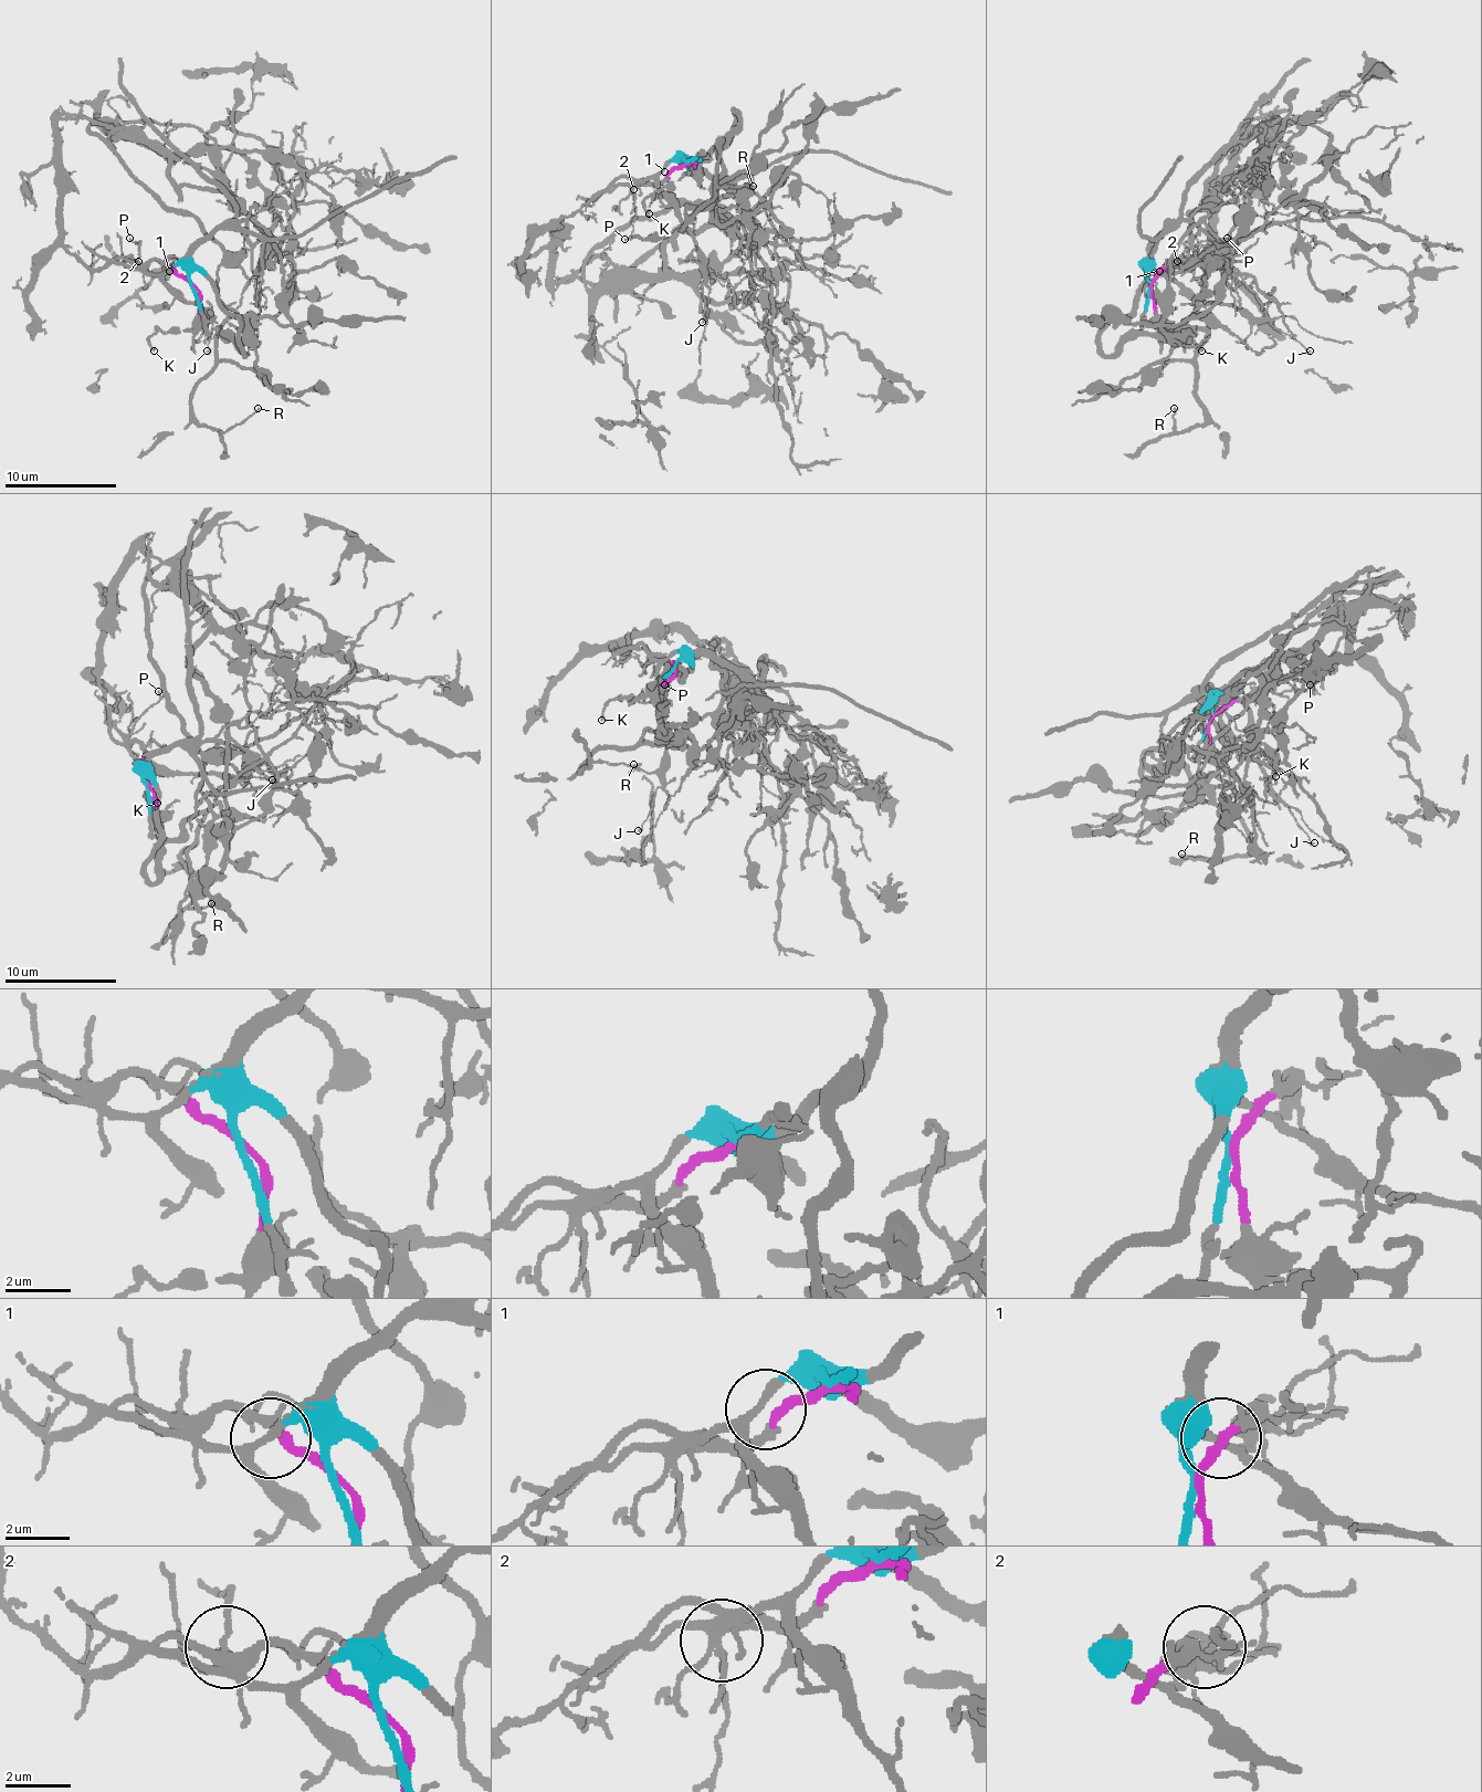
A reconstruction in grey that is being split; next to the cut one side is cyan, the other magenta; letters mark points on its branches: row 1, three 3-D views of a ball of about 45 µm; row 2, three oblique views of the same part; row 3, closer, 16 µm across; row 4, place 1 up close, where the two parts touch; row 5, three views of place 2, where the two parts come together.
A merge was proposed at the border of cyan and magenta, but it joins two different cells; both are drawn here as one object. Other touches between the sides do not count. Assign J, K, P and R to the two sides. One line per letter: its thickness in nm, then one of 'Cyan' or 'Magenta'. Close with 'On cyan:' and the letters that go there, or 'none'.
J: Thickness 140 nm. Cyan
K: Thickness 160 nm. Magenta
P: Thickness 140 nm. Magenta
R: Thickness 130 nm. Cyan
On cyan: J, R

